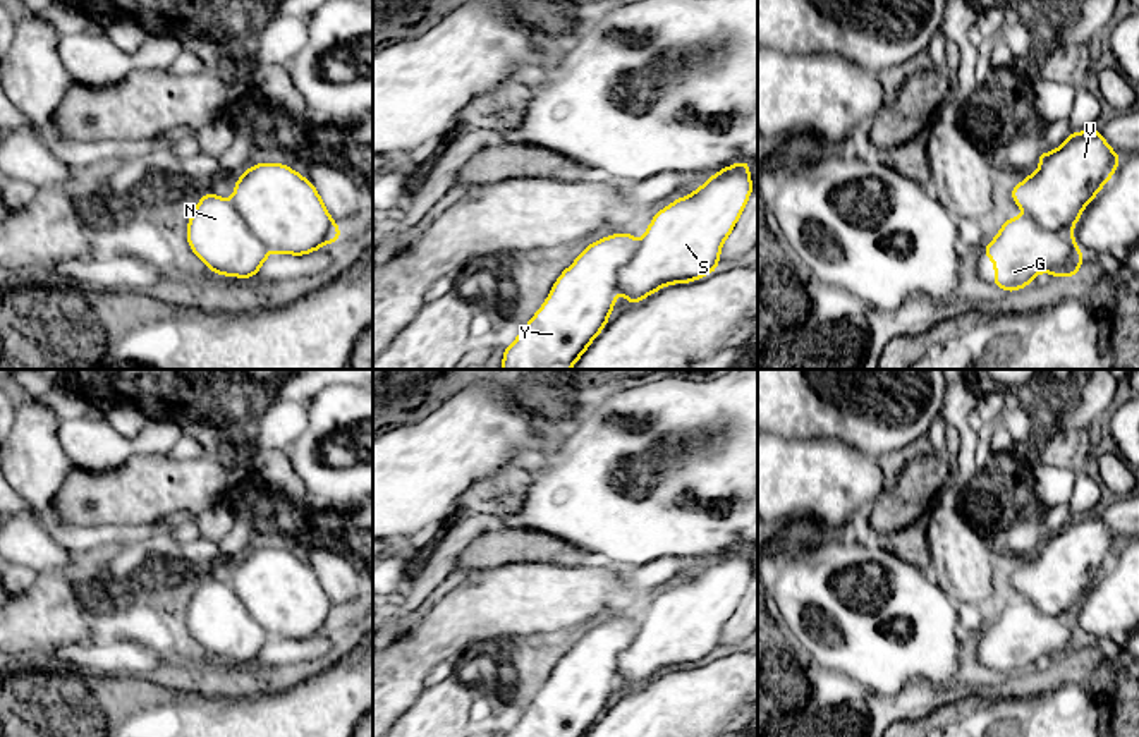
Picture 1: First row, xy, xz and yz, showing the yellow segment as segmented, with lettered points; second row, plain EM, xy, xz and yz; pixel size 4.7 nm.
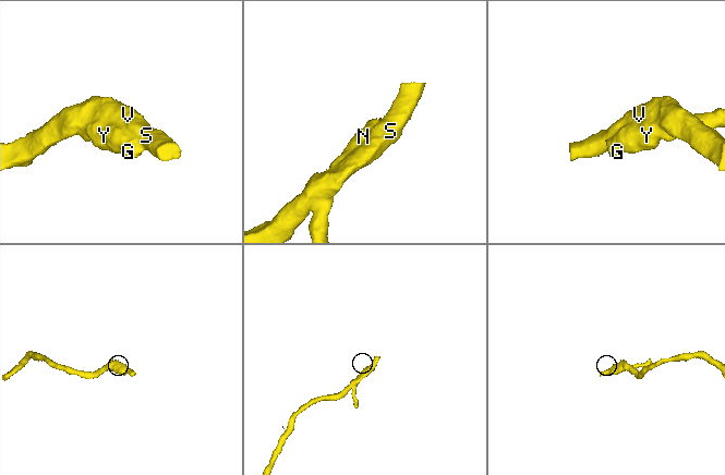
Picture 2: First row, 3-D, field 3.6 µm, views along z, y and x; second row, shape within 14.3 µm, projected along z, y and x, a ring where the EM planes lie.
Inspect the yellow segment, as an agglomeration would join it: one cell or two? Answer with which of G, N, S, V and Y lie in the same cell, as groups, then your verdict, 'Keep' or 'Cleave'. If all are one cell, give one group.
Groups: G N Y / S V. Cleave

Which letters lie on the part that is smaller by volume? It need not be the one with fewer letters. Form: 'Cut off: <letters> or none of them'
Cut off: G, N, Y

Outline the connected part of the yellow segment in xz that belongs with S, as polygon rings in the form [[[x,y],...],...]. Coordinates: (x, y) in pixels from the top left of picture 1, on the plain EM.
[[[749,546],[734,548],[697,572],[656,596],[632,644],[618,658],[618,675],[634,689],[672,668],[699,665],[718,653],[720,636],[734,615],[752,577]]]

